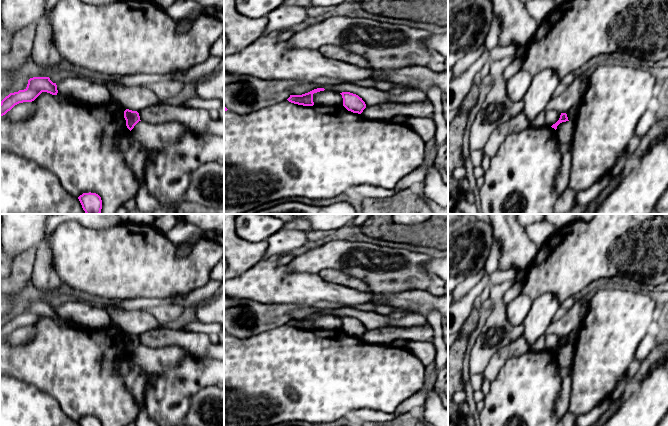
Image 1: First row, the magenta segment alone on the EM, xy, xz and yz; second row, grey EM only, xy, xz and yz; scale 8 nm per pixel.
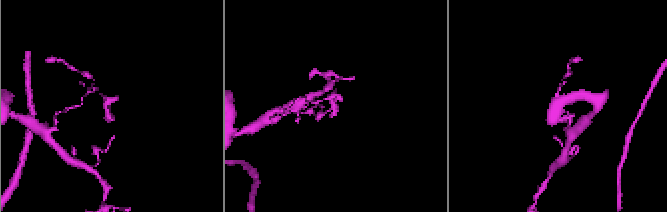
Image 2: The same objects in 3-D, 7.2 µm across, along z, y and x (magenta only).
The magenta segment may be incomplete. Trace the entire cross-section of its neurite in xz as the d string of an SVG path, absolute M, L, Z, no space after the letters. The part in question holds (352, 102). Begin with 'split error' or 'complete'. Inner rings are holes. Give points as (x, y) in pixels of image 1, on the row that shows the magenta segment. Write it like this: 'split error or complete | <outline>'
complete | M350 92L340 93L343 98L343 106L353 113L361 114L366 108L365 102L358 95Z

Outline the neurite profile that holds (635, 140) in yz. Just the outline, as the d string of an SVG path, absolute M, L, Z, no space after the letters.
M634 135L631 140L629 145L627 146L625 152L627 153L627 155L633 154L635 153L635 151L637 150L639 144L640 144L641 138Z

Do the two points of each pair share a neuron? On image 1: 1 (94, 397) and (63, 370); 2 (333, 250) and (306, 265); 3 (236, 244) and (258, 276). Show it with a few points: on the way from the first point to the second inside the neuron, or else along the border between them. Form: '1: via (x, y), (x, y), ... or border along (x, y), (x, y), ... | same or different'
1: via (86, 389), (71, 374) | same
2: via (326, 257), (313, 261) | same
3: border along (262, 258), (234, 277) | different

